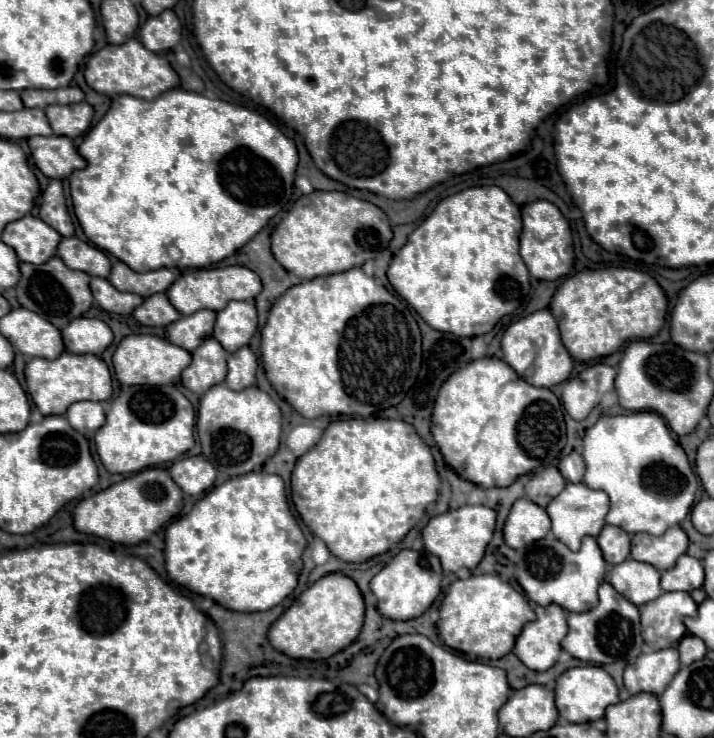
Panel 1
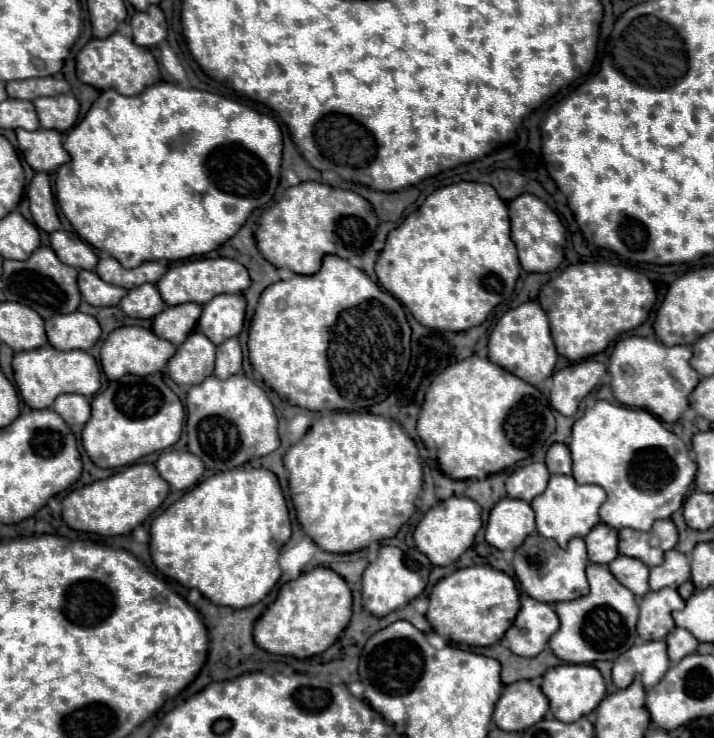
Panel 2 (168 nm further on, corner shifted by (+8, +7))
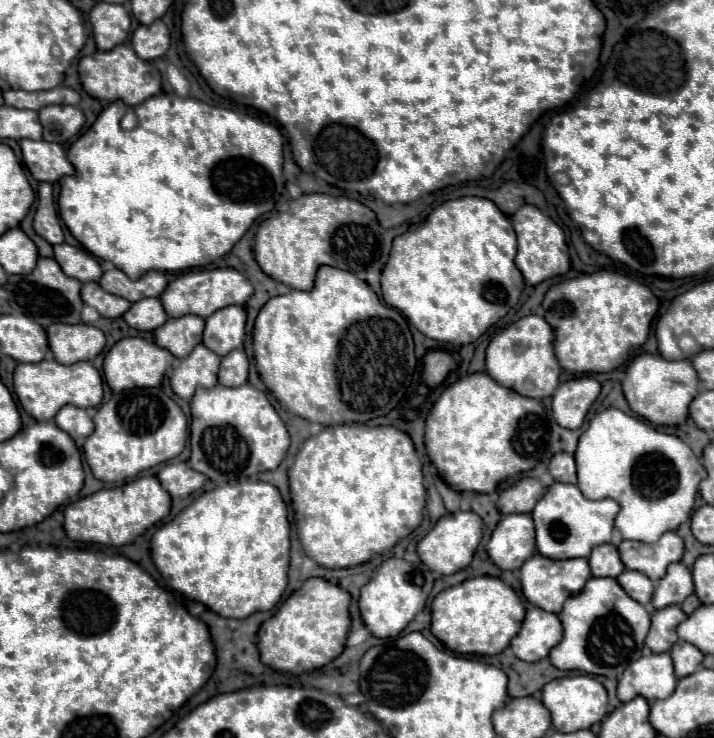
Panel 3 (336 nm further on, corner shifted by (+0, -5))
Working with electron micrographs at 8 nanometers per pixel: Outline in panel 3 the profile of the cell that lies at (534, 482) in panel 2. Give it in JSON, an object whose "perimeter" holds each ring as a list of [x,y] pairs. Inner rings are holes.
{"perimeter":[[[522,478],[504,490],[496,502],[500,514],[530,514],[536,500],[544,496],[546,488],[536,478]]]}

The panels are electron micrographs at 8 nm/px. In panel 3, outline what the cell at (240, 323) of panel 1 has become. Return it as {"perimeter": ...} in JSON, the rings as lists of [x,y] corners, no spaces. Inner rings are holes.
{"perimeter":[[[228,306],[216,310],[206,318],[204,340],[202,344],[216,352],[218,356],[226,356],[234,348],[240,348],[244,342],[246,312],[242,306]]]}

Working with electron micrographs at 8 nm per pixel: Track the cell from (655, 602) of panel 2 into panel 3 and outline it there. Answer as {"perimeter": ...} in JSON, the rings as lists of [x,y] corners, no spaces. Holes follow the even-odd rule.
{"perimeter":[[[668,606],[662,610],[656,610],[652,614],[652,626],[646,636],[646,646],[652,652],[668,652],[672,644],[678,640],[676,626],[686,620],[686,614],[680,610],[680,606]]]}

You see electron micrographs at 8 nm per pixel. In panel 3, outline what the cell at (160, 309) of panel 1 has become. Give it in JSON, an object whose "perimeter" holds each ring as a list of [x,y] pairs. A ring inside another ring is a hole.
{"perimeter":[[[144,298],[130,306],[130,310],[124,314],[124,320],[128,326],[132,326],[136,330],[148,332],[148,330],[156,330],[160,324],[164,324],[168,320],[168,316],[158,298]]]}

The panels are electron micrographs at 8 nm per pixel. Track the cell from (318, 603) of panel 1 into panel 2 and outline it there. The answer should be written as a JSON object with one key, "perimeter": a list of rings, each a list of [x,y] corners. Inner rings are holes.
{"perimeter":[[[318,566],[300,574],[280,588],[276,602],[260,616],[254,626],[254,640],[260,648],[294,658],[310,658],[328,650],[344,632],[352,618],[352,592],[342,576]]]}

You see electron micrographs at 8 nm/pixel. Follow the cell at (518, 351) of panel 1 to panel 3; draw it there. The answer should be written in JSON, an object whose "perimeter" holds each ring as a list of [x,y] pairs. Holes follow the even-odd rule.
{"perimeter":[[[524,316],[518,322],[510,324],[506,330],[496,334],[486,348],[486,372],[504,388],[520,392],[528,398],[548,398],[558,386],[560,364],[552,348],[552,328],[542,316]]]}

